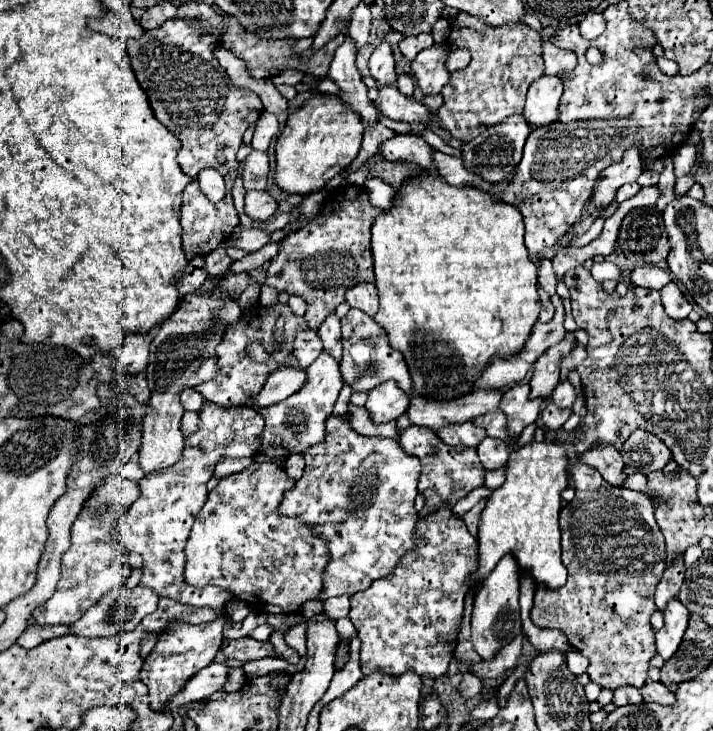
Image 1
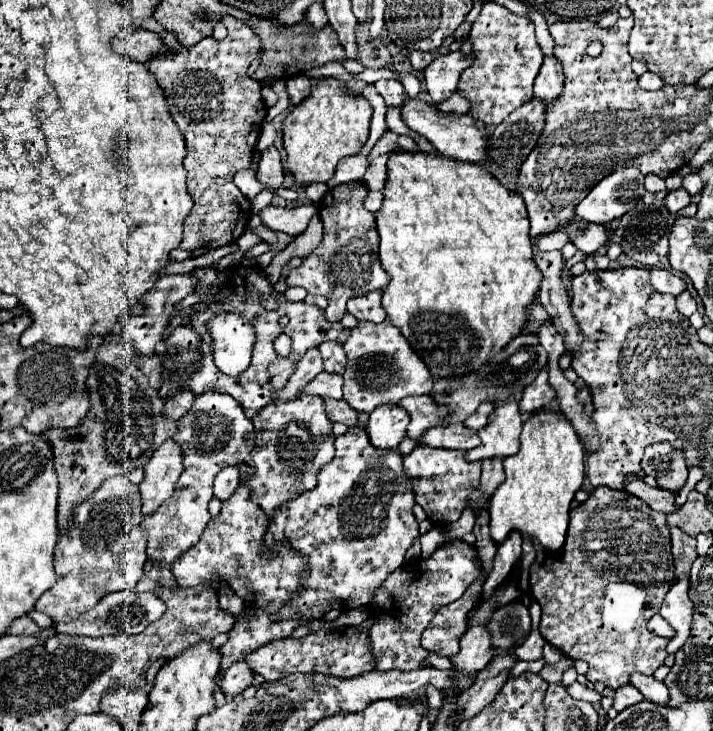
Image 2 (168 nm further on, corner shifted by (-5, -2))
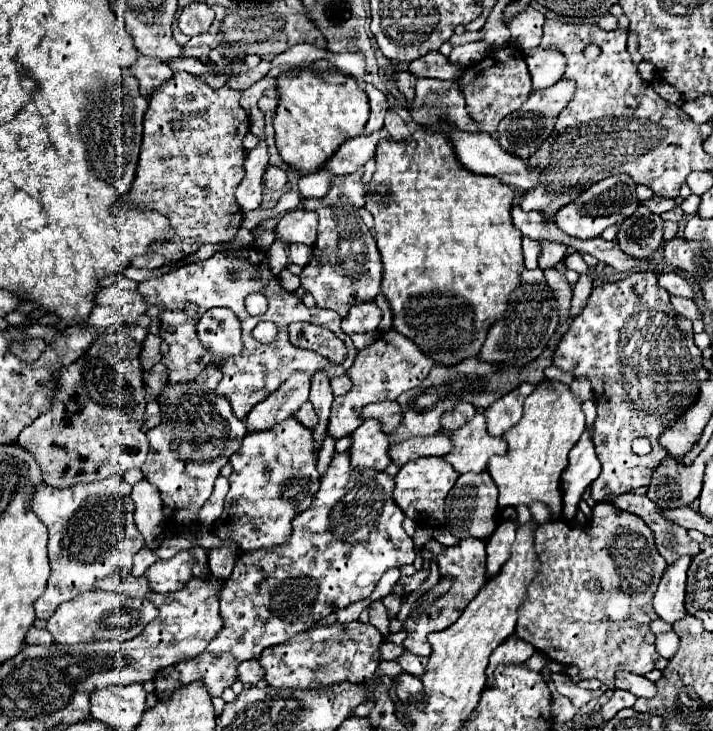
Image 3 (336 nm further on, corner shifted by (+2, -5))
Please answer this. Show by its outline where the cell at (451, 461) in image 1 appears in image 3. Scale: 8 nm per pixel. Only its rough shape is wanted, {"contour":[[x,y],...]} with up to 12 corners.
{"contour":[[443,457],[405,463],[393,501],[421,527],[443,527],[459,473]]}

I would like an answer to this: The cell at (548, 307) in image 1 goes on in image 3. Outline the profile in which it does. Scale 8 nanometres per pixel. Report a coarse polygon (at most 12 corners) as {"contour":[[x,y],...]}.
{"contour":[[589,433],[571,449],[559,485],[559,519],[577,515],[581,495],[599,477],[601,465]]}

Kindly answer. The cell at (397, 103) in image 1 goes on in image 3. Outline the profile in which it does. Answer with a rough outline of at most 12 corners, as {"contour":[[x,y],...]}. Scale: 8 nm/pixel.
{"contour":[[449,127],[469,171],[531,191],[539,173],[489,133]]}

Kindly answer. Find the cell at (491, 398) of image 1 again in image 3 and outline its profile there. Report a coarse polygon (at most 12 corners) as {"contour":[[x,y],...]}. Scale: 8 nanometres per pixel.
{"contour":[[397,401],[371,403],[361,419],[377,419],[391,433],[401,419]]}

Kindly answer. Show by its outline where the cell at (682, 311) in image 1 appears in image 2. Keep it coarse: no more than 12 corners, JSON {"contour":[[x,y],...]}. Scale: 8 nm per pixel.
{"contour":[[688,290],[678,300],[678,312],[690,318],[696,312],[696,300]]}

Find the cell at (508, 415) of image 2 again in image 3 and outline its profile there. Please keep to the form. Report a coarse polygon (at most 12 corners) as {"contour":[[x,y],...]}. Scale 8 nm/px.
{"contour":[[483,413],[453,431],[445,461],[459,475],[485,471],[507,443],[487,435]]}

